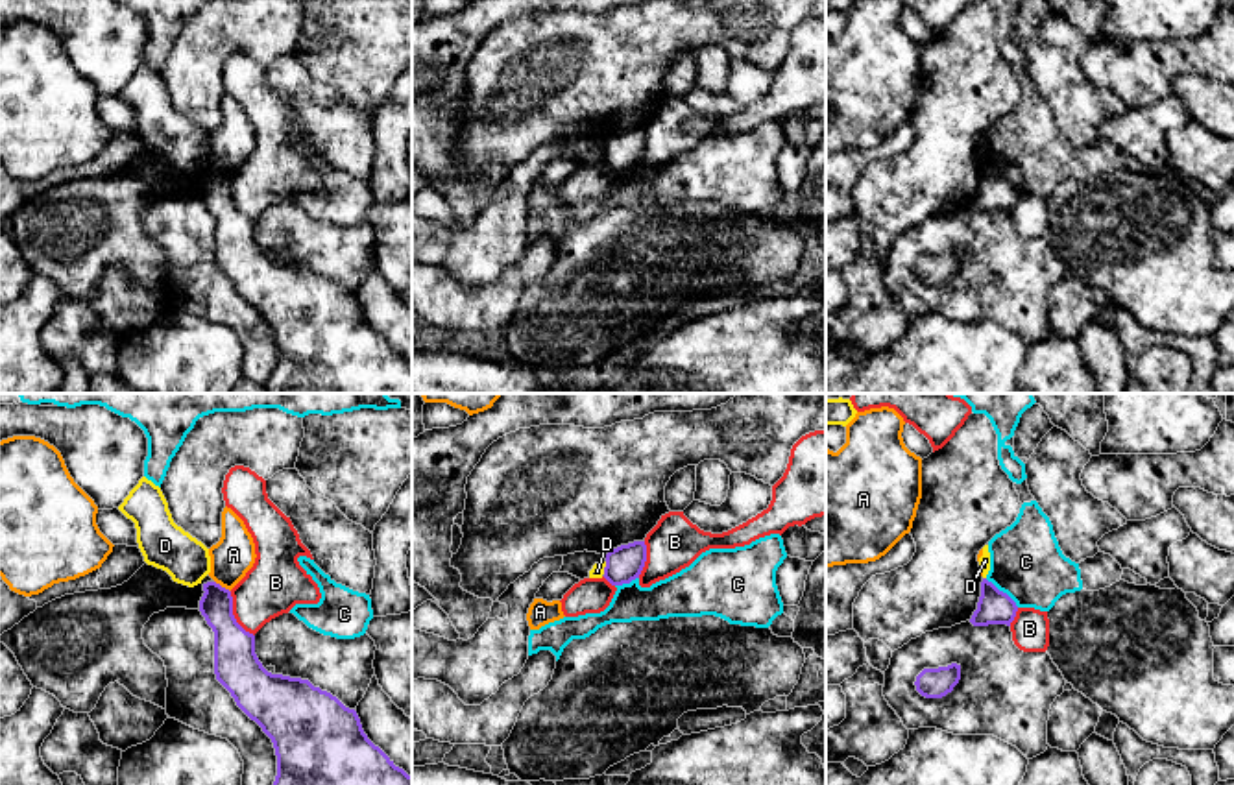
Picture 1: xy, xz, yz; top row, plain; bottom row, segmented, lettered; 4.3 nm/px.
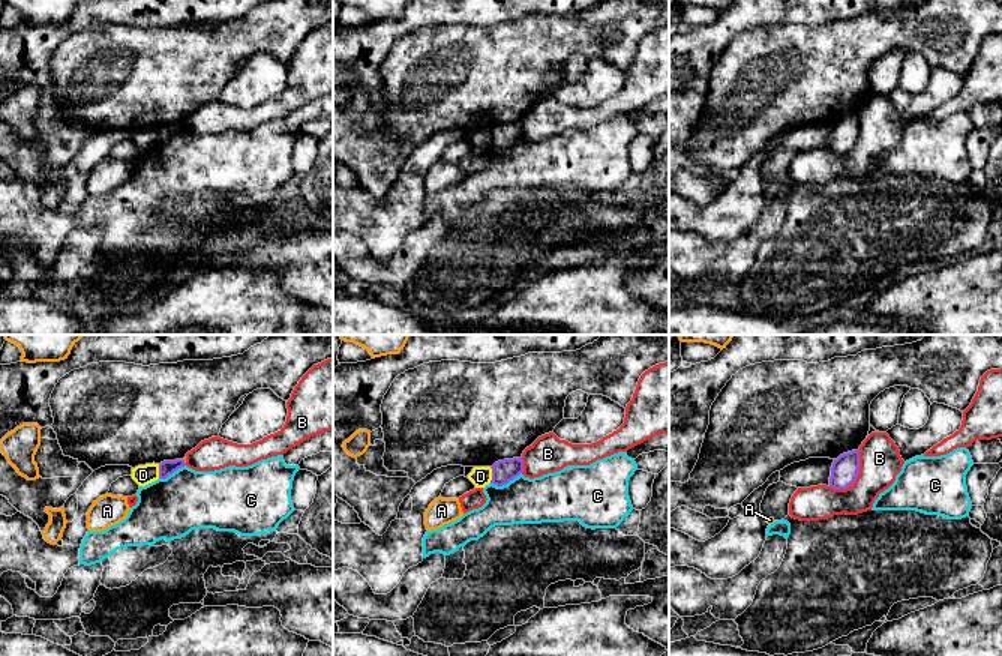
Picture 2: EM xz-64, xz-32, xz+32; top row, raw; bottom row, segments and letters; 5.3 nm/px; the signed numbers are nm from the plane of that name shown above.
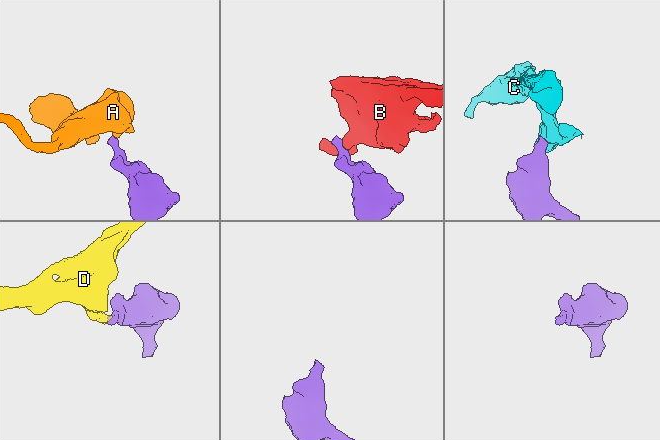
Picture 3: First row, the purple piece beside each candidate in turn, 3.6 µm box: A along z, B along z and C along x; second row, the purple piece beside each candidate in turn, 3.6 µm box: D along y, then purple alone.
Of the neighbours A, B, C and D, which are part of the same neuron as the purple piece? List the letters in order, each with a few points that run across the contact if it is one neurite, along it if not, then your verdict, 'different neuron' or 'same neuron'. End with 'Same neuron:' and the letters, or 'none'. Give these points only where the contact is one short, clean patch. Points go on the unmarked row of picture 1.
A: line xy (215, 167), (229, 178); different neuron
B: line xy (229, 178), (233, 204), (254, 222); different neuron
C: line yz (985, 165), (1018, 193); different neuron
D: line xz (606, 148), (603, 159); different neuron
Same neuron: none

